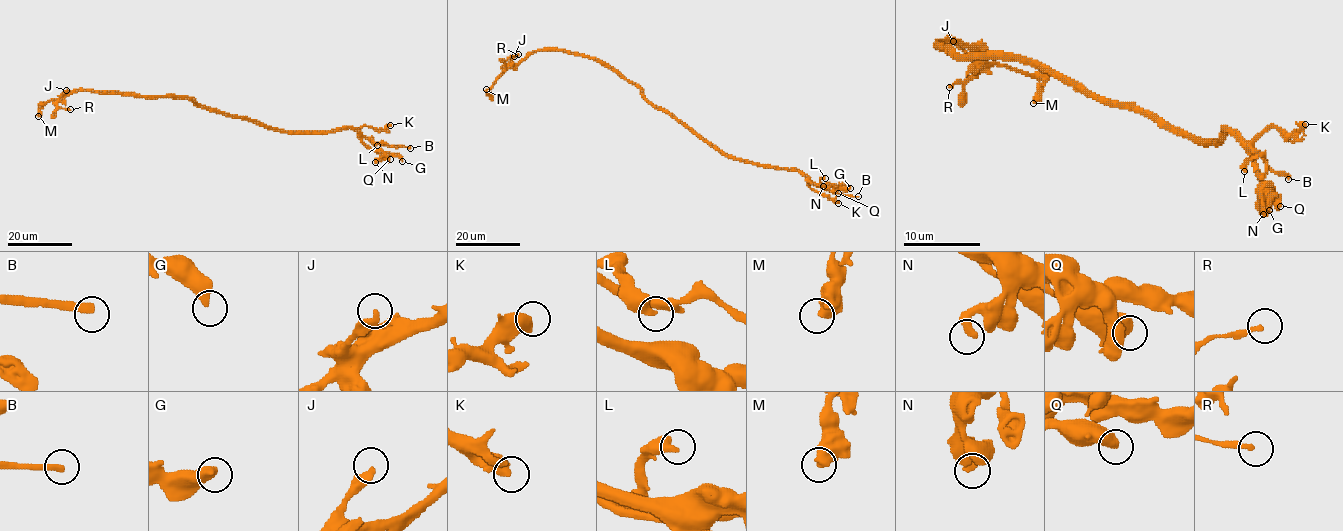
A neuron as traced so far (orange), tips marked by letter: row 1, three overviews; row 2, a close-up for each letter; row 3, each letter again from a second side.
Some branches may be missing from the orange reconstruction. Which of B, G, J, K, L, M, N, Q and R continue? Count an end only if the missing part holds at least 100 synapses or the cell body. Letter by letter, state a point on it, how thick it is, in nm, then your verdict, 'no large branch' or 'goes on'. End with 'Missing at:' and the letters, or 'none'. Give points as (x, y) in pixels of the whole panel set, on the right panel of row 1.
B: place (1288, 179); calibre 320 nm; goes on
G: place (1269, 210); calibre 400 nm; no large branch
J: place (953, 41); calibre 280 nm; no large branch
K: place (1305, 124); calibre 550 nm; no large branch
L: place (1244, 171); calibre 440 nm; no large branch
M: place (1033, 103); calibre 600 nm; no large branch
N: place (1263, 214); calibre 480 nm; no large branch
Q: place (1280, 206); calibre 600 nm; no large branch
R: place (949, 87); calibre 200 nm; no large branch
Missing at: B

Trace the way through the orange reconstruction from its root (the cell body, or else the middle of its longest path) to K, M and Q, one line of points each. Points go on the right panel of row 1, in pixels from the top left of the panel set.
K: (1085, 91), (1148, 112), (1194, 139), (1236, 131), (1246, 141), (1256, 141), (1269, 127), (1296, 133), (1305, 124)
M: (1085, 91), (1047, 68), (962, 58), (939, 43), (962, 43), (989, 62), (1031, 74), (1039, 81), (1033, 103)
Q: (1085, 91), (1148, 112), (1164, 126), (1194, 139), (1217, 139), (1229, 131), (1244, 147), (1280, 206)

